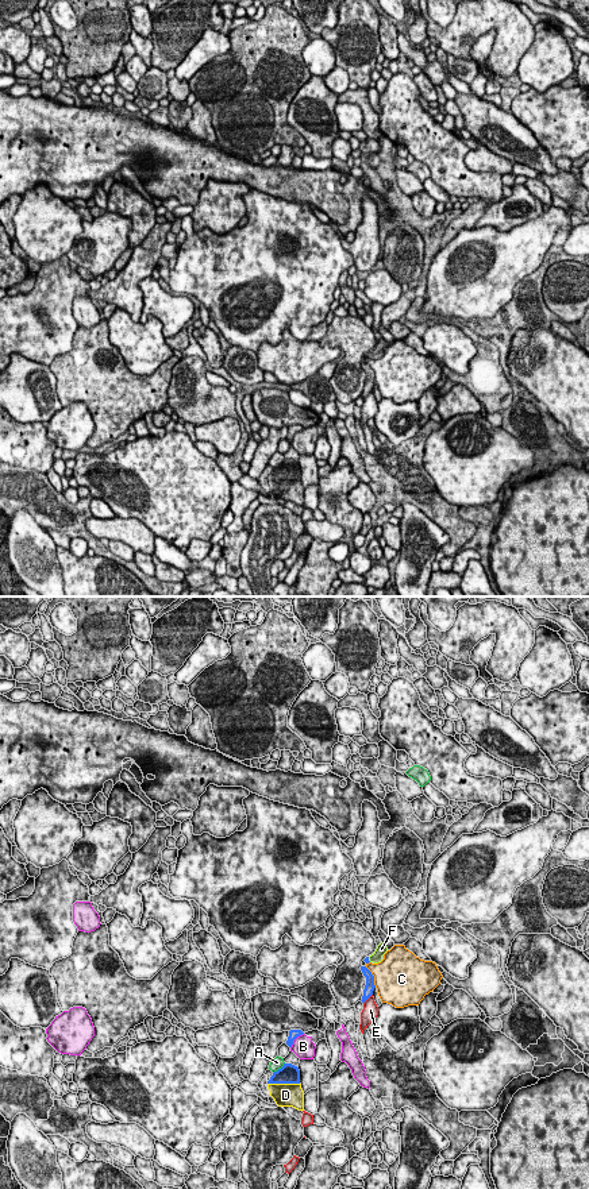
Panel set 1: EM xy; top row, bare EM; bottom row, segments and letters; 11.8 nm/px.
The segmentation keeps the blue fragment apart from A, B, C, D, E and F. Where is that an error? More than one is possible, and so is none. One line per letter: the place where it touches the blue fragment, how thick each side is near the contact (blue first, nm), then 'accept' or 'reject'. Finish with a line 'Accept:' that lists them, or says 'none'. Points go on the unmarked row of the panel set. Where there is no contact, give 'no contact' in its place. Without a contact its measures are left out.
A: contact xy (278, 464); calibres 240 and 140 nm; reject
B: contact xy (295, 433); calibres 120 and 260 nm; reject
C: contact xy (373, 373); calibres 120 and 480 nm; reject
D: contact xy (284, 478); calibres 240 and 280 nm; accept
E: contact xy (368, 393); calibres 120 and 190 nm; reject
F: contact xy (368, 355); calibres 60 and 130 nm; accept
Accept: D, F

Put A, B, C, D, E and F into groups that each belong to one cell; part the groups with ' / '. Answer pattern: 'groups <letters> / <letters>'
groups A / B / C / D F / E

